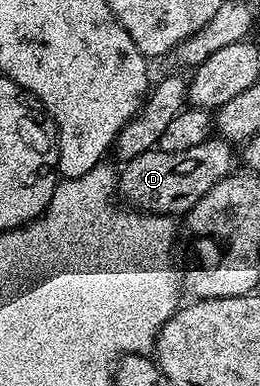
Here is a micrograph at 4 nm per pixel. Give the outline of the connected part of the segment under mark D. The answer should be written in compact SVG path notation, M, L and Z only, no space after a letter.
M208 139L185 151L163 151L154 147L143 151L143 155L135 155L135 159L124 166L125 170L120 170L117 182L120 200L142 213L188 213L195 203L199 203L199 199L203 199L203 195L207 195L207 191L211 191L211 187L215 187L215 183L234 172L234 146L224 139L216 140Z

